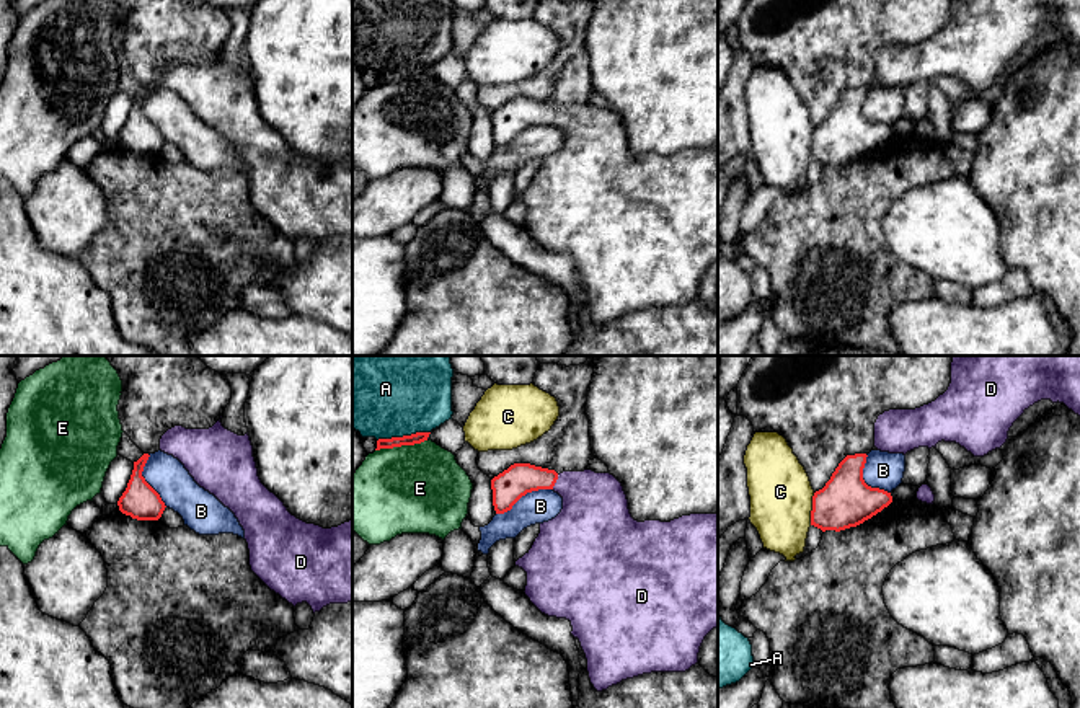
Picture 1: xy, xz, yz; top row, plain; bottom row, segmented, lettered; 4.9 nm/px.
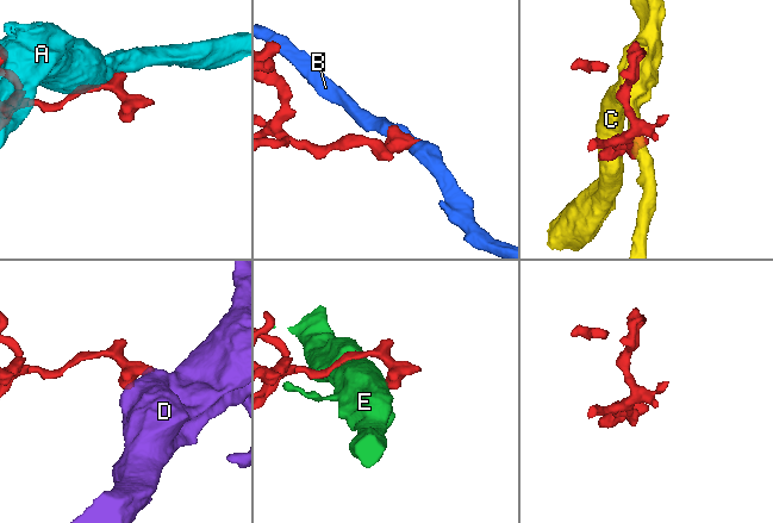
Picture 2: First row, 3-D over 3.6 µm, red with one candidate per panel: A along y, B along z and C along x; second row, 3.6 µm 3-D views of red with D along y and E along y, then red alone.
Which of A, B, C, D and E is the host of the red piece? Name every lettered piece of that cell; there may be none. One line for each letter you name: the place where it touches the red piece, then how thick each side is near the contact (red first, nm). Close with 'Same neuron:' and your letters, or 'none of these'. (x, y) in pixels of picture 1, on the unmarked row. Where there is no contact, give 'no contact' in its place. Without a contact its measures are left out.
D: xz (555, 116) | 160/320 nm
Same neuron: D

